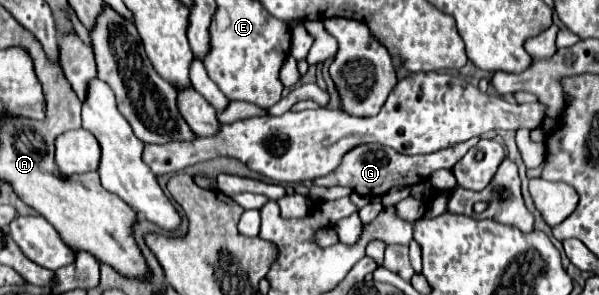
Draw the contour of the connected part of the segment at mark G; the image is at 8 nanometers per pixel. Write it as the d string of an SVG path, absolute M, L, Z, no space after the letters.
M473 137L461 144L455 144L451 148L445 148L443 152L433 152L431 156L405 156L405 154L399 154L381 144L361 144L359 148L353 148L351 152L347 152L347 156L343 156L343 160L341 160L339 168L335 168L335 172L321 176L319 180L313 180L313 184L317 184L317 186L347 186L355 194L369 196L369 198L383 196L391 188L419 184L421 180L427 180L435 170L453 168L463 158L463 152L467 152L473 144L477 144L479 139L479 137Z

